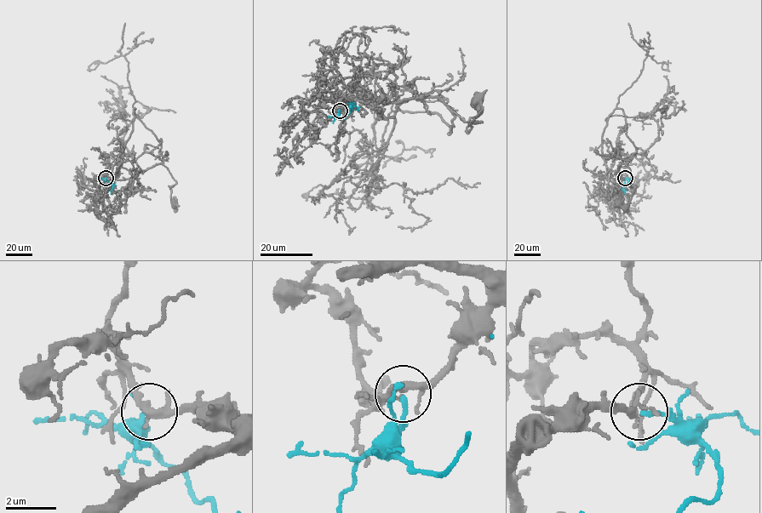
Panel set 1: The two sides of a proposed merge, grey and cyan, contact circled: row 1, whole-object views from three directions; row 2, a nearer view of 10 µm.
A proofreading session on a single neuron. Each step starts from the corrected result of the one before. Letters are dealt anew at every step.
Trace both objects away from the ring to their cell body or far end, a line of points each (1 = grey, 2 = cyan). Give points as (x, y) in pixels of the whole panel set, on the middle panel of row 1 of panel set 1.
1: (340, 110), (352, 100), (380, 107), (437, 97), (466, 122), (481, 122), (468, 130), (477, 99)
2: (340, 111), (339, 116), (344, 118), (352, 110), (351, 106), (349, 109)

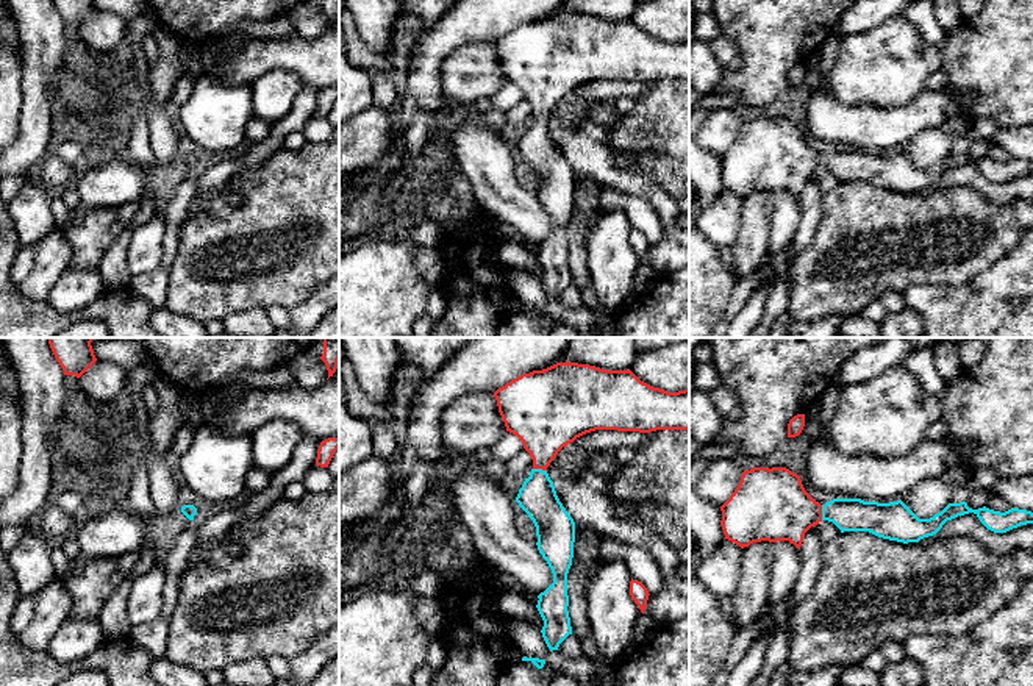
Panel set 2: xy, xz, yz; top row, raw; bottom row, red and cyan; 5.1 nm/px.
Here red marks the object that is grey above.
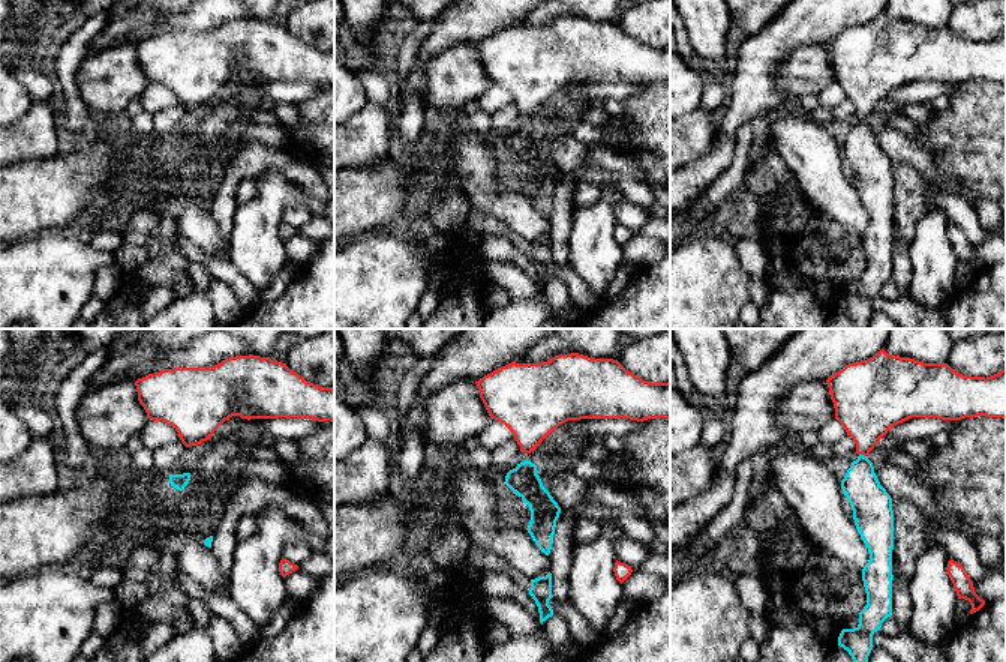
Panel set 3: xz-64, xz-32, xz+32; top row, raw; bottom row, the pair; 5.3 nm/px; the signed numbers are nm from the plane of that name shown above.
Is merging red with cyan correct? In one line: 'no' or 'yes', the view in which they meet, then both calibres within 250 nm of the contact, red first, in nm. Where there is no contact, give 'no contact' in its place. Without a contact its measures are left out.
yes; contact in yz; calibres 360 and 180 nm

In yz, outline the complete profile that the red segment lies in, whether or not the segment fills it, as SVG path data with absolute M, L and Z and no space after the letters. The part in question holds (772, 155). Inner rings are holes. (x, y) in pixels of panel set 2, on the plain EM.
M786 117L744 120L720 161L725 189L741 198L761 191L789 191L800 198L805 183L820 170L833 172L841 183L869 181L903 194L933 186L947 170L969 163L994 183L1033 173L1033 163L1027 159L972 159L966 152L949 153L930 169L919 169L902 150L833 148L820 155L805 141L800 127Z

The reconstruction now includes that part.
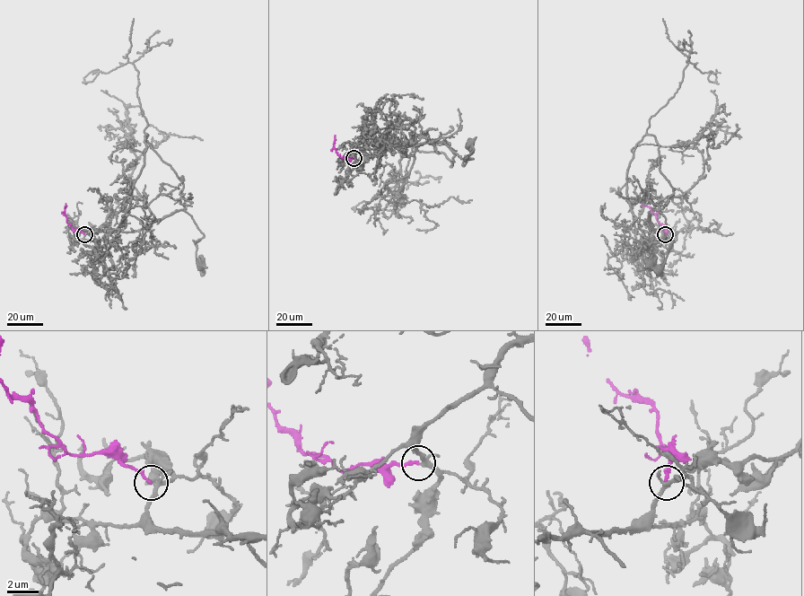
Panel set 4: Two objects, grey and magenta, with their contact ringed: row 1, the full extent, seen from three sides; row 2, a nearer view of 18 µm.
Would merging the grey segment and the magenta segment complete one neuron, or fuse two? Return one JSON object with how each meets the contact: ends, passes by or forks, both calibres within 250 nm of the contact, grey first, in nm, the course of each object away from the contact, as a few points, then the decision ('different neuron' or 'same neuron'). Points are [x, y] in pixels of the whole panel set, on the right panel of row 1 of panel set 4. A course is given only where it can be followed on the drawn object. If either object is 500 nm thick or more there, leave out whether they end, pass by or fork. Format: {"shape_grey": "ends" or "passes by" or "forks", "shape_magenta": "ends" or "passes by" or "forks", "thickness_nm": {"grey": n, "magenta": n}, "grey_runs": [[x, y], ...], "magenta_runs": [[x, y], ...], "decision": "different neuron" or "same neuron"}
{"shape_grey": "forks", "shape_magenta": "ends", "thickness_nm": {"grey": 240, "magenta": 200}, "grey_runs": [[666, 234], [651, 240], [656, 232], [649, 214], [664, 216], [666, 240], [671, 241], [665, 262], [651, 264]], "magenta_runs": [[666, 234], [665, 227], [642, 203]], "decision": "same neuron"}

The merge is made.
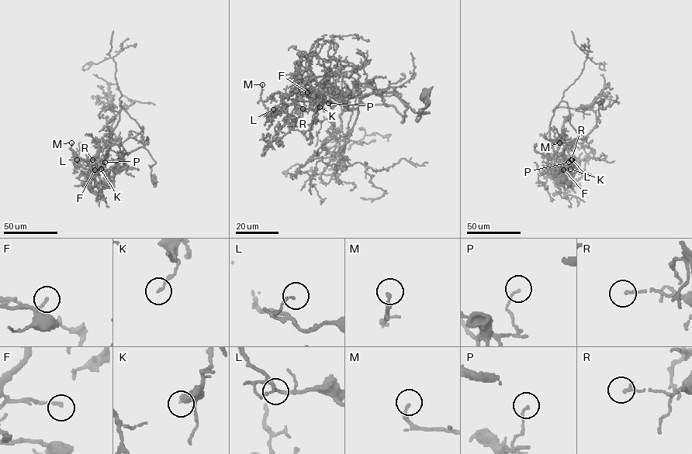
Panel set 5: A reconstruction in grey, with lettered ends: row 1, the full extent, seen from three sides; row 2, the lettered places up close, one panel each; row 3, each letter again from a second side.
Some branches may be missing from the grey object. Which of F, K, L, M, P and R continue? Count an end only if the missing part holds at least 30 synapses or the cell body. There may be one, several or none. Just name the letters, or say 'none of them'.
F

